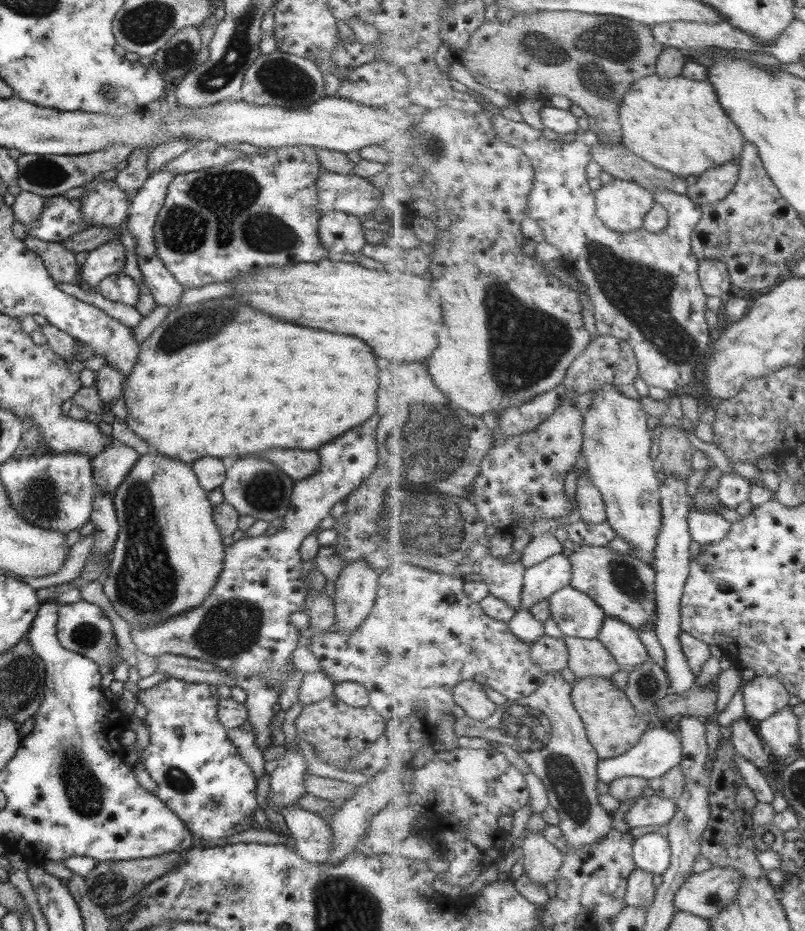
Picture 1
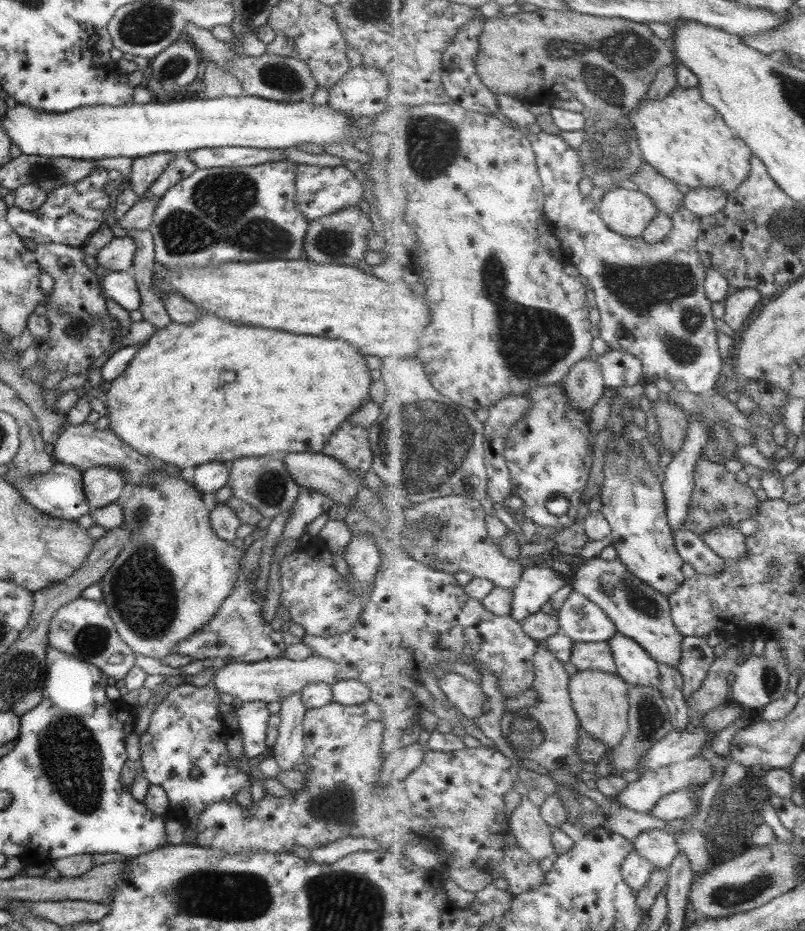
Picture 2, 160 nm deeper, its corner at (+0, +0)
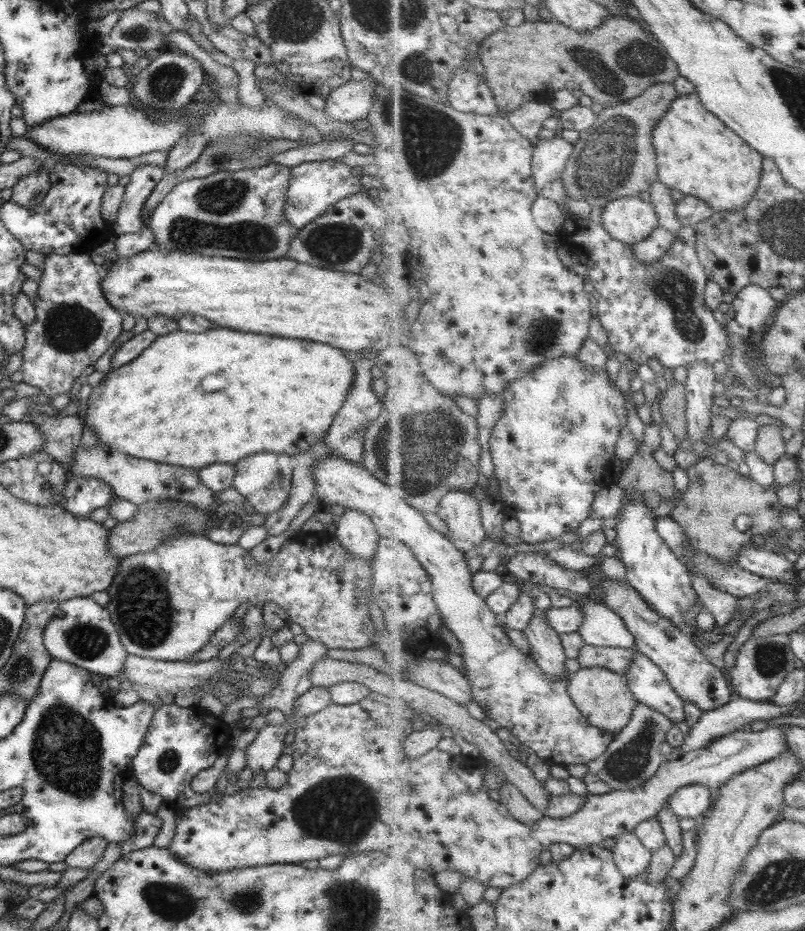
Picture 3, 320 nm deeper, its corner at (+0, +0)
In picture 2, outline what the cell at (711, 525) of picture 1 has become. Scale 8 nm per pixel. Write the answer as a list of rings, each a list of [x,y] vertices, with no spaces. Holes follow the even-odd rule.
[[[718,526],[702,536],[704,541],[724,560],[739,560],[748,556],[746,537],[737,526]]]

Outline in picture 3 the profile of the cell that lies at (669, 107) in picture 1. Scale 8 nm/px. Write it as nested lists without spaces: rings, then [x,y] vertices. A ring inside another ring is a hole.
[[[696,91],[689,94],[679,94],[675,101],[672,102],[671,108],[664,117],[658,122],[658,125],[653,131],[654,136],[654,147],[657,151],[657,162],[658,162],[658,180],[663,184],[669,186],[669,188],[679,190],[684,195],[692,194],[697,198],[702,198],[707,204],[710,204],[716,212],[735,212],[744,210],[744,208],[753,200],[754,193],[760,185],[761,173],[764,170],[764,158],[758,150],[755,150],[748,142],[745,142],[744,138],[741,138],[736,131],[731,130],[720,118],[717,118],[713,111],[707,110],[704,103],[701,102],[700,96]]]

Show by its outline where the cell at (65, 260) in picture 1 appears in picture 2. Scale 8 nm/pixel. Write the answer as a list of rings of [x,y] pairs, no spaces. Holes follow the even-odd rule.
[[[61,243],[37,244],[32,255],[40,270],[47,272],[53,279],[52,290],[46,294],[47,334],[32,342],[37,348],[37,359],[43,363],[45,373],[63,371],[67,377],[73,374],[83,374],[87,367],[97,360],[97,357],[110,348],[113,337],[112,326],[116,322],[105,309],[105,295],[100,285],[101,279],[85,265],[81,248],[73,248]]]

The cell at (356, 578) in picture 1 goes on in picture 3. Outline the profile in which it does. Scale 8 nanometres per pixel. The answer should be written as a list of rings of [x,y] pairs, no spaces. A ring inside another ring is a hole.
[[[344,510],[331,533],[347,552],[371,562],[379,536],[366,514]]]

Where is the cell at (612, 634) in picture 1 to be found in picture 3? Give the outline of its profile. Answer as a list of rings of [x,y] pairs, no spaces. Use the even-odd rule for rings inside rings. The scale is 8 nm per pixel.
[[[637,648],[633,650],[636,654],[625,676],[636,699],[674,722],[686,720],[685,700],[676,693],[665,671]]]

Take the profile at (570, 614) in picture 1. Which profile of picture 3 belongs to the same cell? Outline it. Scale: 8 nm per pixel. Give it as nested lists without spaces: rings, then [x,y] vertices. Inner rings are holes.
[[[578,602],[584,612],[584,623],[579,631],[590,646],[609,646],[635,649],[636,639],[624,618],[602,603]]]

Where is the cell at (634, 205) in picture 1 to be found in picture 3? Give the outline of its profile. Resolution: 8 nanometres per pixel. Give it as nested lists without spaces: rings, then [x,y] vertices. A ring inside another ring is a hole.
[[[637,196],[611,201],[602,214],[602,225],[621,242],[634,245],[644,241],[660,225],[656,207]]]

